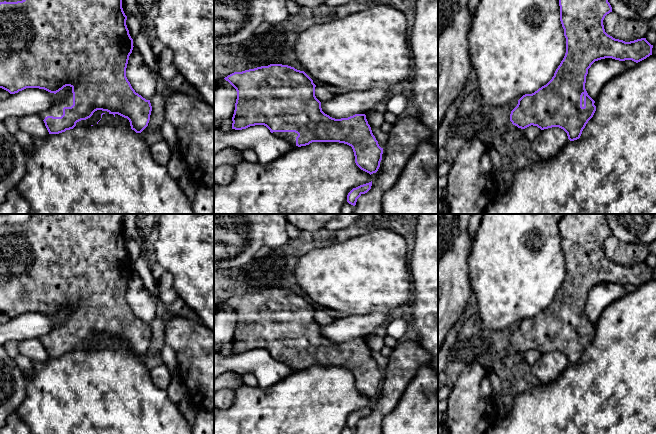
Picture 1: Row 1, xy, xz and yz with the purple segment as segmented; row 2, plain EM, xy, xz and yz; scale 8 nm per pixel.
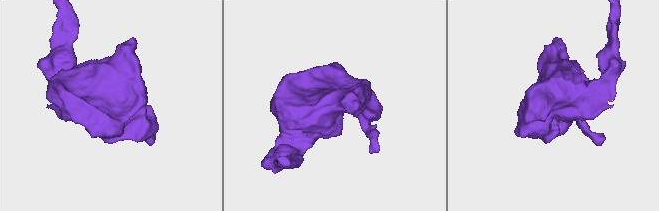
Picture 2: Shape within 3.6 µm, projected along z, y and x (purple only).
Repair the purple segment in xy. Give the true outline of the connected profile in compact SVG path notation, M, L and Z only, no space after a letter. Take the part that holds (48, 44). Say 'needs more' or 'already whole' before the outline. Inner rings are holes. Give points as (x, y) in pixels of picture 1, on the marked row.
needs more | M22 0L17 2L0 2L0 88L8 91L10 94L18 93L26 88L44 89L54 94L63 89L64 95L56 99L48 110L39 114L49 134L59 134L73 129L77 122L90 118L97 110L107 111L109 114L113 114L114 117L118 114L127 118L131 129L136 133L141 133L148 126L152 106L150 100L146 100L135 92L126 77L129 56L134 47L126 20L127 16L122 8L122 0Z

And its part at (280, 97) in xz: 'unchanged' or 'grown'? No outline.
grown

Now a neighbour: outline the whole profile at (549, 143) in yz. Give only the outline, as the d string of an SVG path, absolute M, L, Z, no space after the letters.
M552 127L541 130L532 147L539 160L547 161L559 154L568 141L567 133L563 129Z

